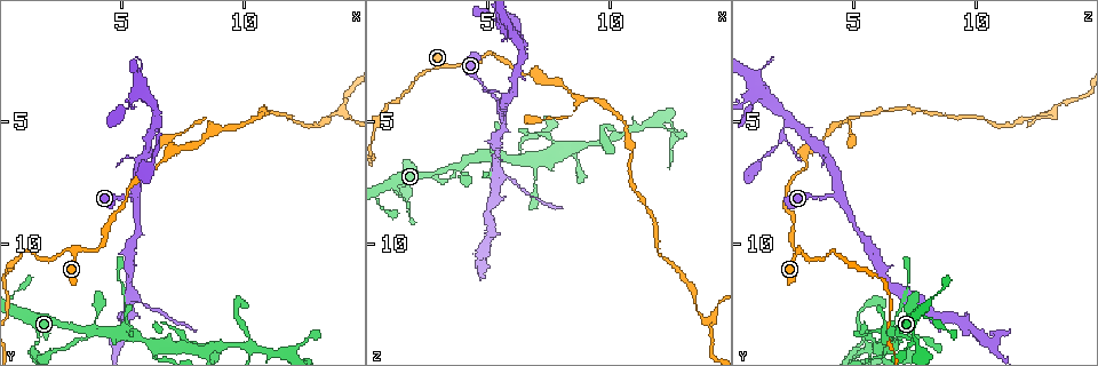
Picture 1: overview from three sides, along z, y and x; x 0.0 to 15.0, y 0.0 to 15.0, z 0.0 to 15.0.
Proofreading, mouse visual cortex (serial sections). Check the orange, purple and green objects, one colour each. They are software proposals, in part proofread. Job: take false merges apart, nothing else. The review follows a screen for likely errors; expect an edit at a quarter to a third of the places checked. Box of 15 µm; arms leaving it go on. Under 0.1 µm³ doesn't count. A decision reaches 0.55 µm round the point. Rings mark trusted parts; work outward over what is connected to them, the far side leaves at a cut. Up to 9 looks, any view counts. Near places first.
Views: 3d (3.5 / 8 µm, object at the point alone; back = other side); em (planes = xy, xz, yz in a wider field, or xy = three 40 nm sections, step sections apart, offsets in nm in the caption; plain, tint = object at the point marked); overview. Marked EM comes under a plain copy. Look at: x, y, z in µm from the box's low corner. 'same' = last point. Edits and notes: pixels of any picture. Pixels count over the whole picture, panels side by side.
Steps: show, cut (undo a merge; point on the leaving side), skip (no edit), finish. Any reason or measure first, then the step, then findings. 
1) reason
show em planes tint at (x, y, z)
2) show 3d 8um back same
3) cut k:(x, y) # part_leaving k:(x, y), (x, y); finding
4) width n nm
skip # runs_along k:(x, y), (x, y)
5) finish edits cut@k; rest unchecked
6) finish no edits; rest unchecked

branch point
show 3d 8um at (5.6, 8.0, 4.3)

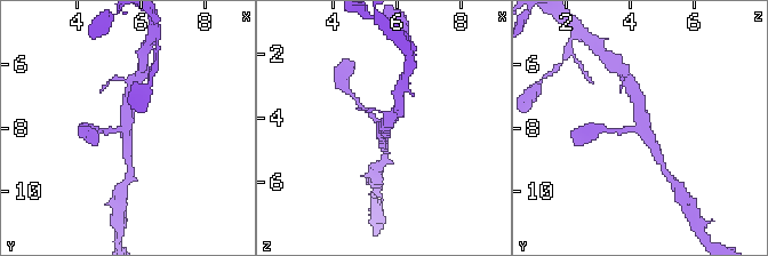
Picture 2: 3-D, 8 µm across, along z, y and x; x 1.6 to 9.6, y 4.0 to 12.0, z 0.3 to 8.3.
show 3d 3.5um at (5.6, 8.0, 4.4)

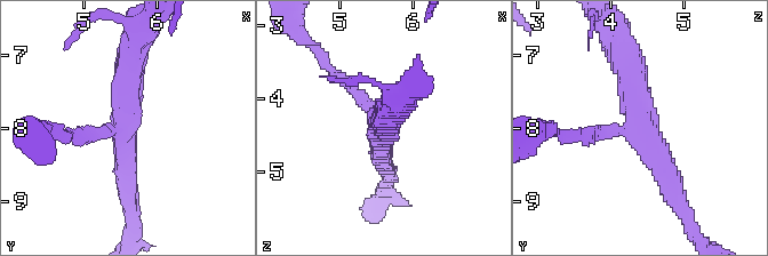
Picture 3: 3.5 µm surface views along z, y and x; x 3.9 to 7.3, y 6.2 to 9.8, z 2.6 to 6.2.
arm_widths 150, 300, 400 nm
skip # runs_along 3:(74, 134), (124, 130), (130, 53); continuous, no second cell

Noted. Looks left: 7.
show 3d 8um at (6.3, 4.9, 2.4)

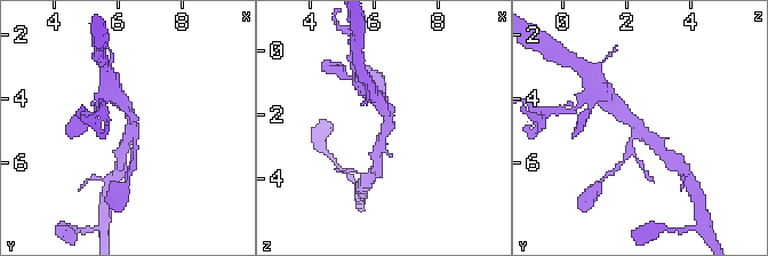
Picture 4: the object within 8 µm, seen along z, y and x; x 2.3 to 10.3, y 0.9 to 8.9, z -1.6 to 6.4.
arms 3; arm_widths 200, 350, 350 nm
show em xy step 5 tint at (6.3, 5.0, 2.5)

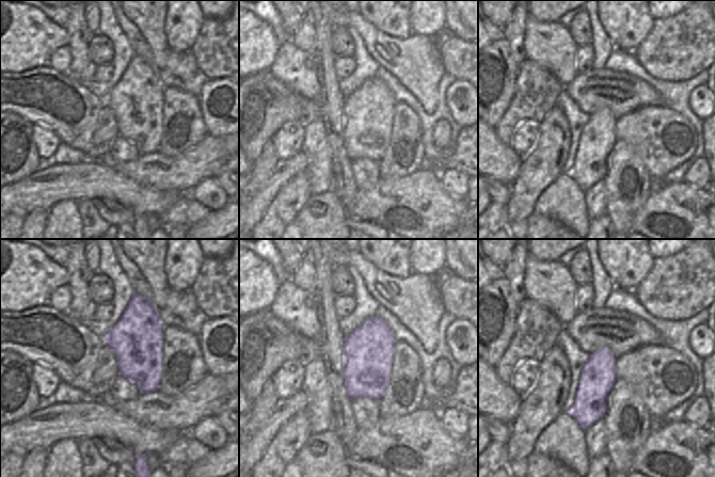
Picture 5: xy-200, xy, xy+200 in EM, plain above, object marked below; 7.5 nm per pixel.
width 380 nm
skip # runs_along 4:(663, 153), (618, 106); one cell here

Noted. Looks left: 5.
abrupt turn
show 3d 3.5um at (4.0, 10.2, 2.7)

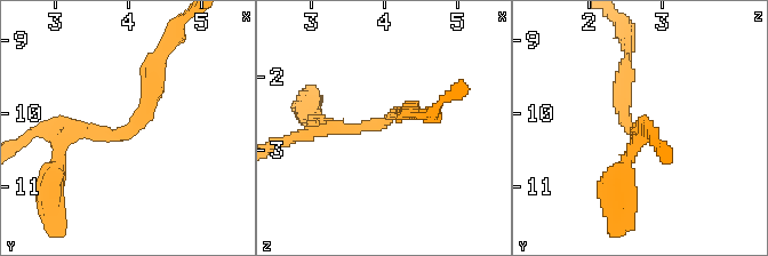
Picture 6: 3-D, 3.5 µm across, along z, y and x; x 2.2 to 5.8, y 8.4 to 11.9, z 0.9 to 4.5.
arm_widths 200, 250 nm
show em xy step 2 tint at (4.05, 10.25, 2.60)

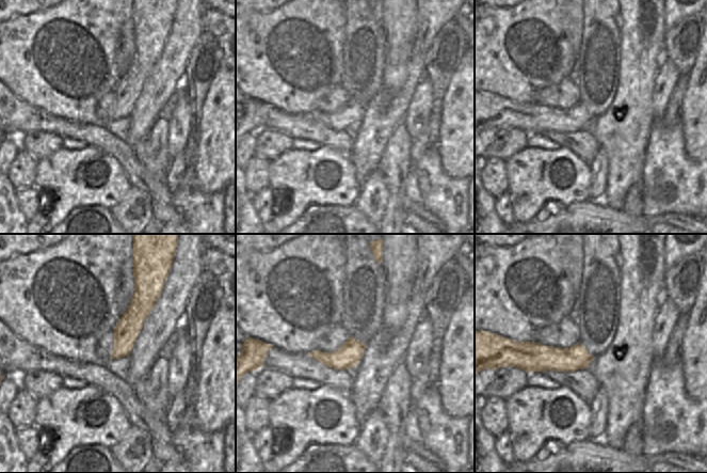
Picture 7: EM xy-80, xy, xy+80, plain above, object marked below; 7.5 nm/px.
width 180 nm
skip # runs_along 7:(139, 287), (139, 312), (114, 356); continuous, no second cell

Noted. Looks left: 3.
four-way junction
show em xy step 2 tint at (3.6, 13.5, 6.8)

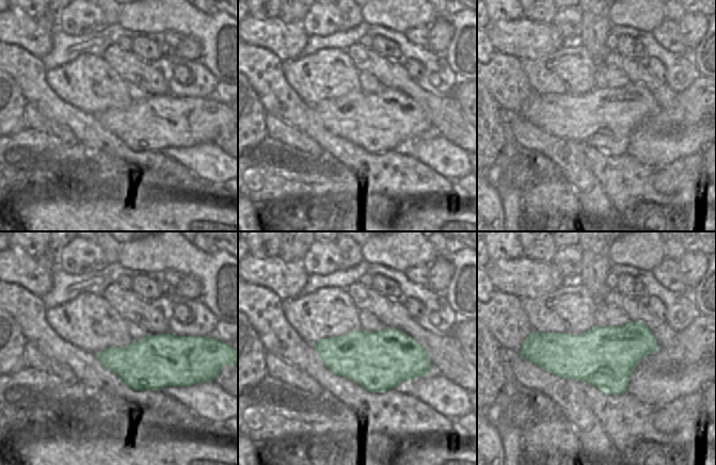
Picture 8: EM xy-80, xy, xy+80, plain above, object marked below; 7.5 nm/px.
see where the arms go
show 3d 3.5um same

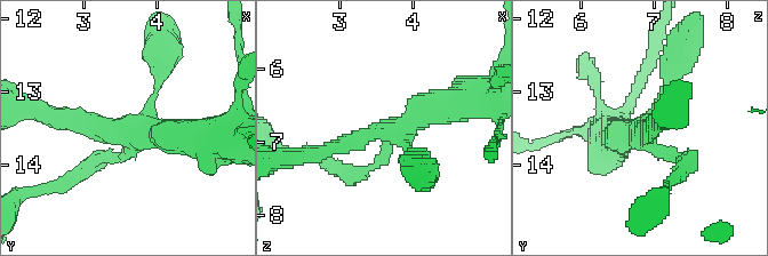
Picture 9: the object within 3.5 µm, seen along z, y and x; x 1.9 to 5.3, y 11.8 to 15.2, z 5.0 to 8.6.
arms 4; arm_widths 150, 150, 200, 450 nm
skip # runs_along 9:(312, 156), (452, 105); all the same cell

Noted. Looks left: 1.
finish no edits; rest unchecked

